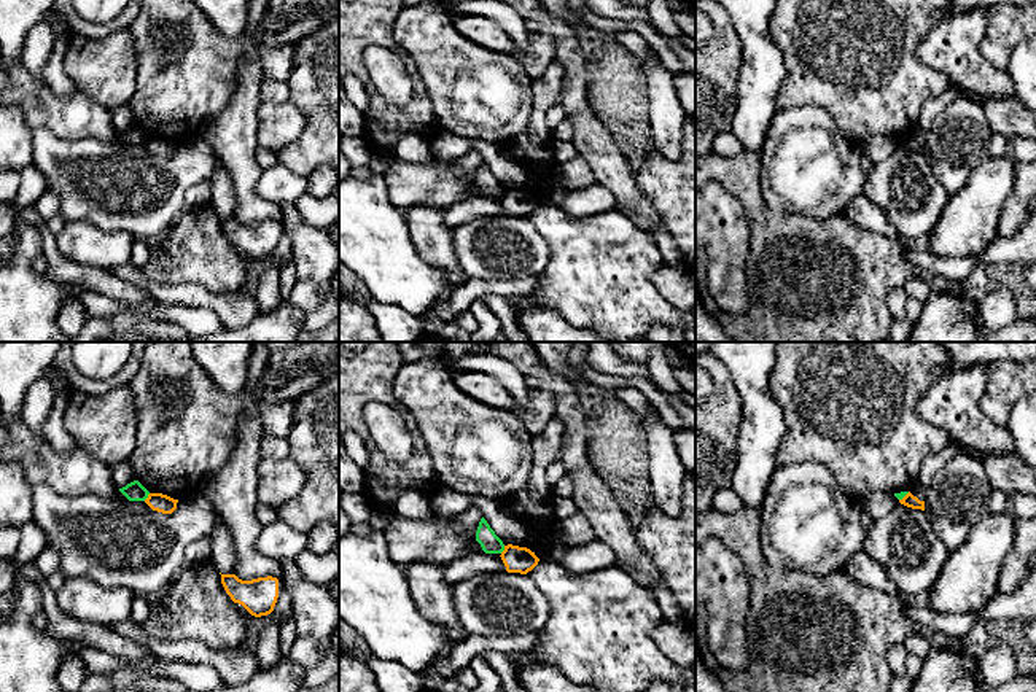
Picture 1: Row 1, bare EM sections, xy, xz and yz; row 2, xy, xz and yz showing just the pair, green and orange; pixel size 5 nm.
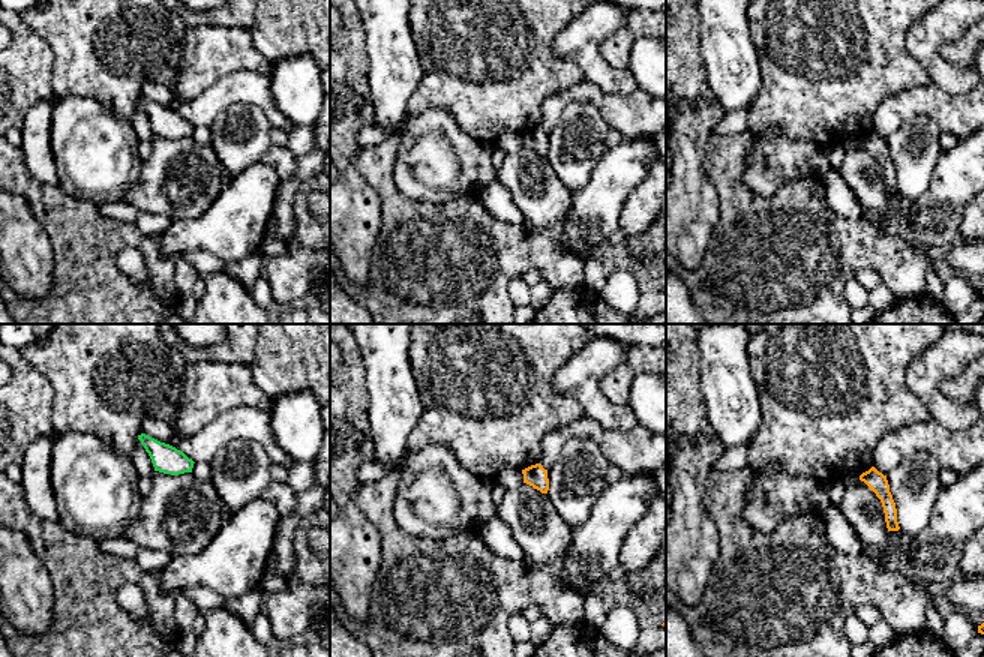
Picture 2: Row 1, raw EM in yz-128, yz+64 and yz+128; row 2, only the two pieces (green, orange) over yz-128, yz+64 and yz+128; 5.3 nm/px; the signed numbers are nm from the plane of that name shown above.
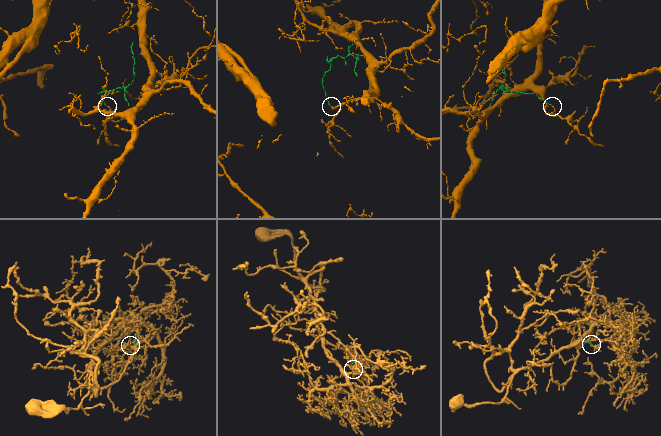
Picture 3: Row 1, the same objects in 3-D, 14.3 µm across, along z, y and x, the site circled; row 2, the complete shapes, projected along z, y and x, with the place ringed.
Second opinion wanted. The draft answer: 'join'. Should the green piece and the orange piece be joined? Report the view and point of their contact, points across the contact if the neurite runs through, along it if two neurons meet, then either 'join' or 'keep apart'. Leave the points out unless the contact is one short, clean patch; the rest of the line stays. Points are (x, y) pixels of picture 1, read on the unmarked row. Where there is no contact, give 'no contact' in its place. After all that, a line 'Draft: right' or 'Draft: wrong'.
contact xy (147, 140); border xy (150, 137), (144, 143); keep apart
Draft: wrong

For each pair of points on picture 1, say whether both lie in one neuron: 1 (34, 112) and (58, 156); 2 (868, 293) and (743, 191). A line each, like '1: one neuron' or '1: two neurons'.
1: two neurons
2: one neuron

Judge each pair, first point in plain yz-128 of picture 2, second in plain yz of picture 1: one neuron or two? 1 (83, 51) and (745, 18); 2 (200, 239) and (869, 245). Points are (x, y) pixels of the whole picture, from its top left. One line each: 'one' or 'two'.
1: two
2: two

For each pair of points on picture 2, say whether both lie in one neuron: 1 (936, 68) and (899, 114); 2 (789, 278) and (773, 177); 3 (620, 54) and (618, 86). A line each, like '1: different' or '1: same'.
1: different
2: different
3: different

